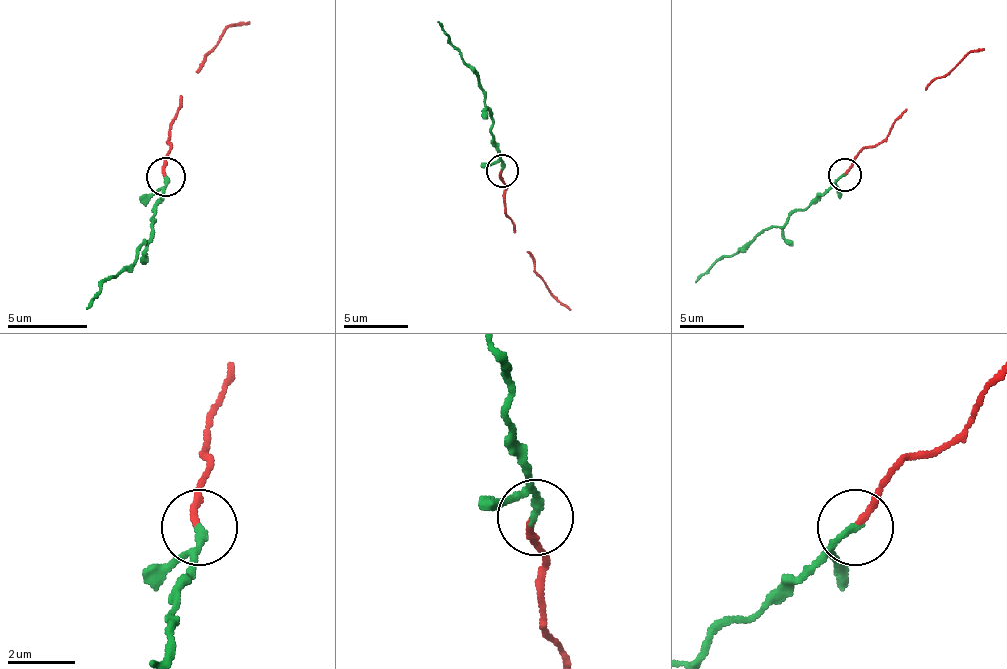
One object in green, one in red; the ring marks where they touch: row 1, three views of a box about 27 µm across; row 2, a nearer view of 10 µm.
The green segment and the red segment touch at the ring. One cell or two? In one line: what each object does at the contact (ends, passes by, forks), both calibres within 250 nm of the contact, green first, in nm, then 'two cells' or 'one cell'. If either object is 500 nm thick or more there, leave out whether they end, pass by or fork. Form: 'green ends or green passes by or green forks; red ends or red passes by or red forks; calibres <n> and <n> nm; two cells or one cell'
green ends; red ends; calibres 200 and 200 nm; one cell

